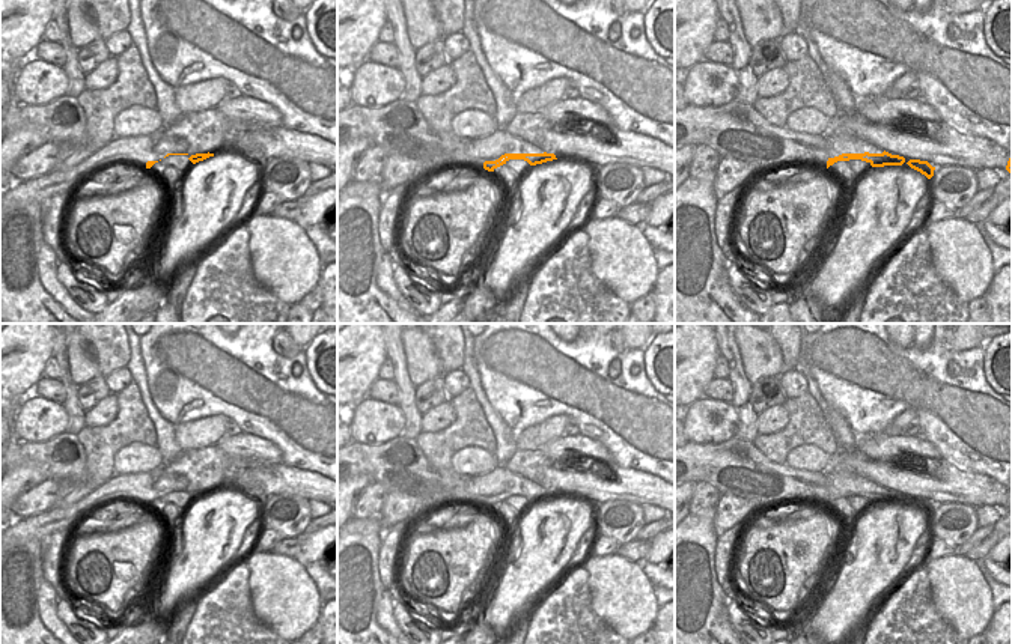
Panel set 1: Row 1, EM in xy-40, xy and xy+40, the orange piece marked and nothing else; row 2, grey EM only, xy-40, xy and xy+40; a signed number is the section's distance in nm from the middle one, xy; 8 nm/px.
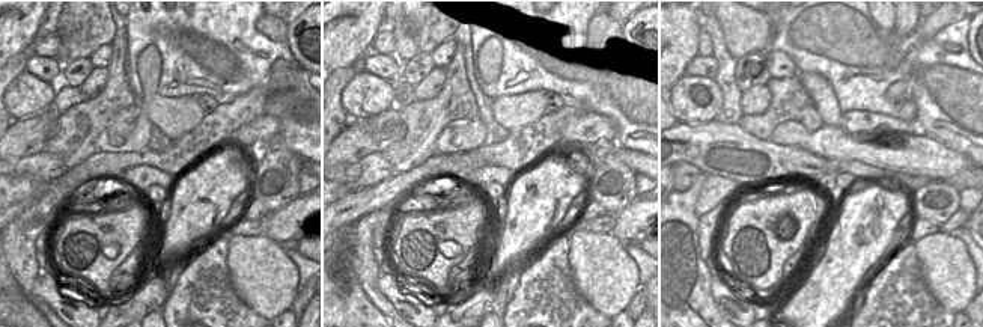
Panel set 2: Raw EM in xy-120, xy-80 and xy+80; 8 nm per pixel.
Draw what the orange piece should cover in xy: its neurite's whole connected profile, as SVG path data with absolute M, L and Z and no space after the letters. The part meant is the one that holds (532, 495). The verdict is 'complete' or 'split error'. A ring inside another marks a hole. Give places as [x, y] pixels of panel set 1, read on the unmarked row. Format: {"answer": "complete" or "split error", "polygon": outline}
{"answer": "complete", "polygon": "M504 491L495 498L485 498L483 506L488 509L494 509L497 504L506 501L509 497L524 497L530 503L542 501L547 498L557 497L554 491Z"}

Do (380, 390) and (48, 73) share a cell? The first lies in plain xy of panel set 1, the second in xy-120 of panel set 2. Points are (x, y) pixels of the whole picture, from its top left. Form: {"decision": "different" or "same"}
{"decision": "same"}

